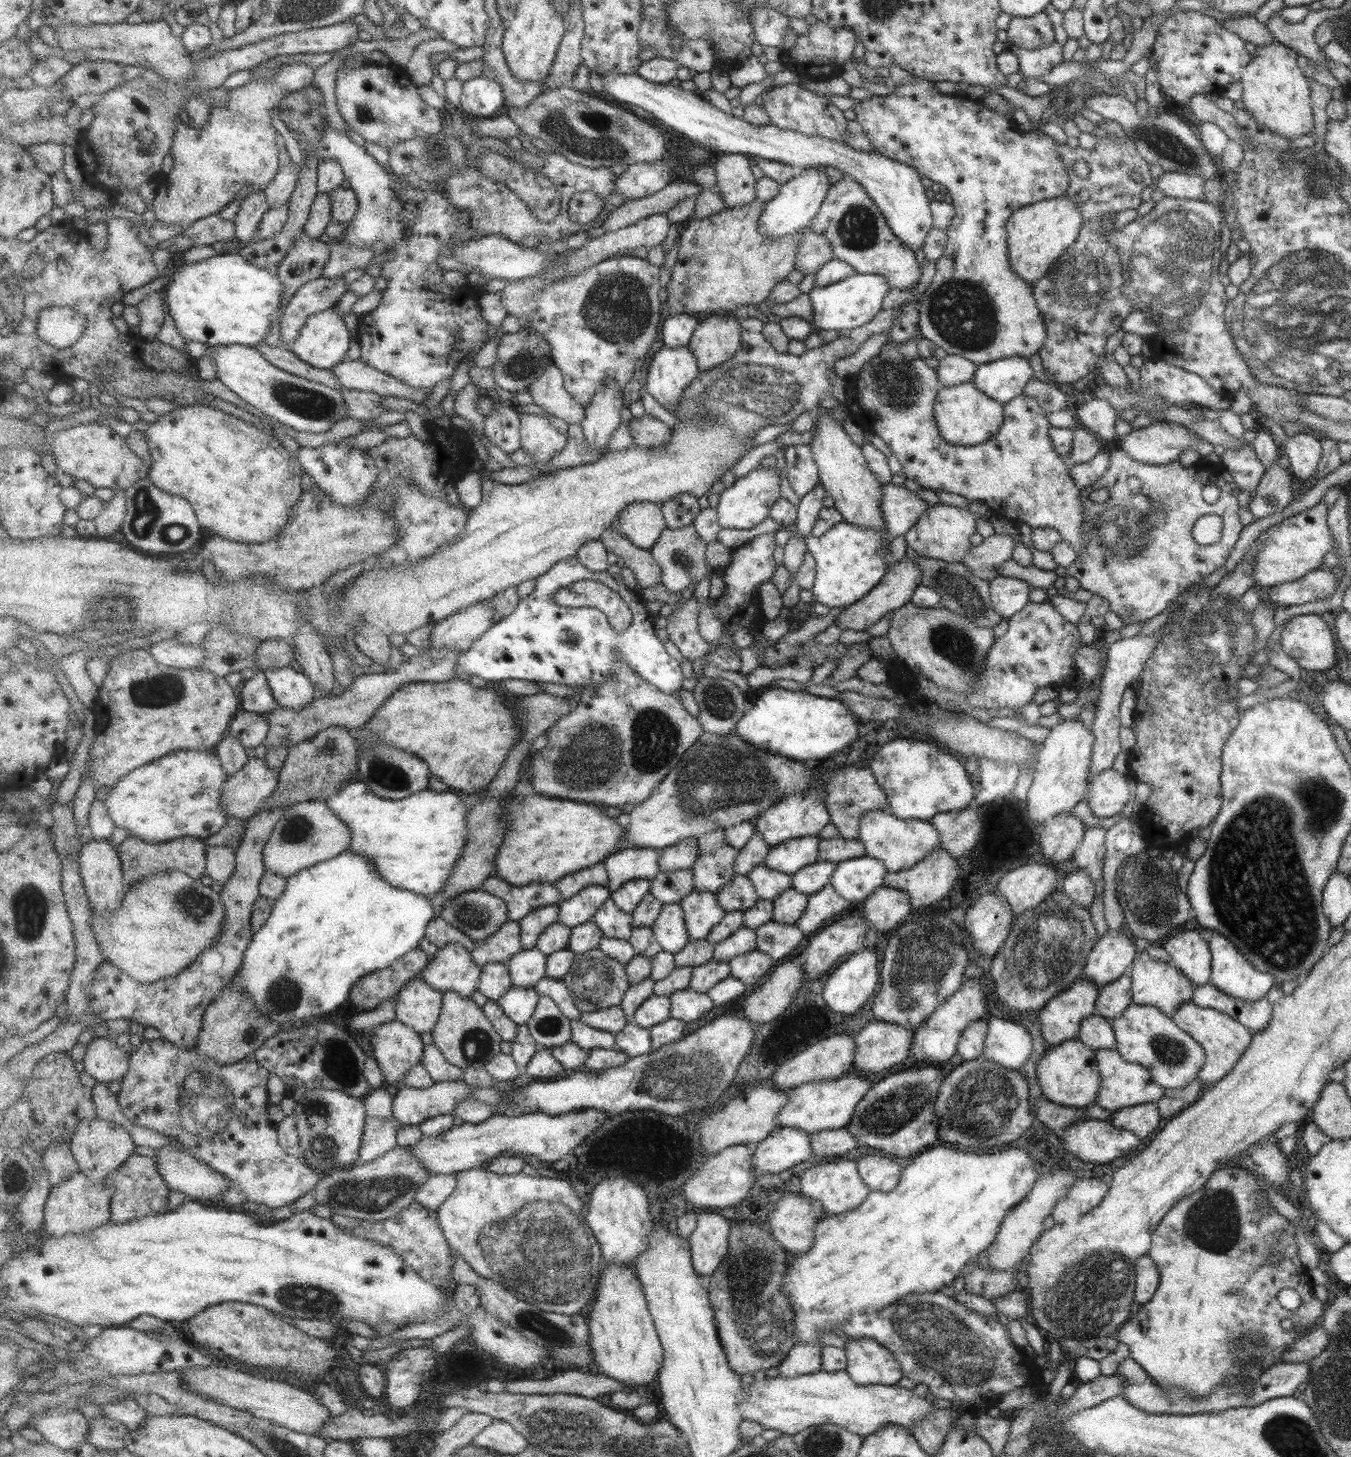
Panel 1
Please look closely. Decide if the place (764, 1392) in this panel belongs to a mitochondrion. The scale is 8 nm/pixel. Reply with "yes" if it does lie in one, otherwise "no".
no

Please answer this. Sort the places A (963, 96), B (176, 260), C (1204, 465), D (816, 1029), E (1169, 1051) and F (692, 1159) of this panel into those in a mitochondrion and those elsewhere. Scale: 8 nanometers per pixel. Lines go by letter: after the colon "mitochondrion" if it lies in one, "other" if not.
A: other
B: other
C: other
D: other
E: mitochondrion
F: other

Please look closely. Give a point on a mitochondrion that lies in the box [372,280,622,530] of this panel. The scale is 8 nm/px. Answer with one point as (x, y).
(521, 366)

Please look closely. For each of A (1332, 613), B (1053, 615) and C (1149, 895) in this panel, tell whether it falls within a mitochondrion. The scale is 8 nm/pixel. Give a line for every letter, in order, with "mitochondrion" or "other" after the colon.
A: other
B: other
C: mitochondrion

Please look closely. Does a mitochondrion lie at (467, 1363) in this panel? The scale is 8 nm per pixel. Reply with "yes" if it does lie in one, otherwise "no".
no

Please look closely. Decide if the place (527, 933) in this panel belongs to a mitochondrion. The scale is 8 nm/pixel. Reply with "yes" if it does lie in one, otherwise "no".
no

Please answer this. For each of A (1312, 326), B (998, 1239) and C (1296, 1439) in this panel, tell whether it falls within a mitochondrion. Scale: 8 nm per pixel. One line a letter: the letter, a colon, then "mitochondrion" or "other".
A: mitochondrion
B: other
C: mitochondrion

